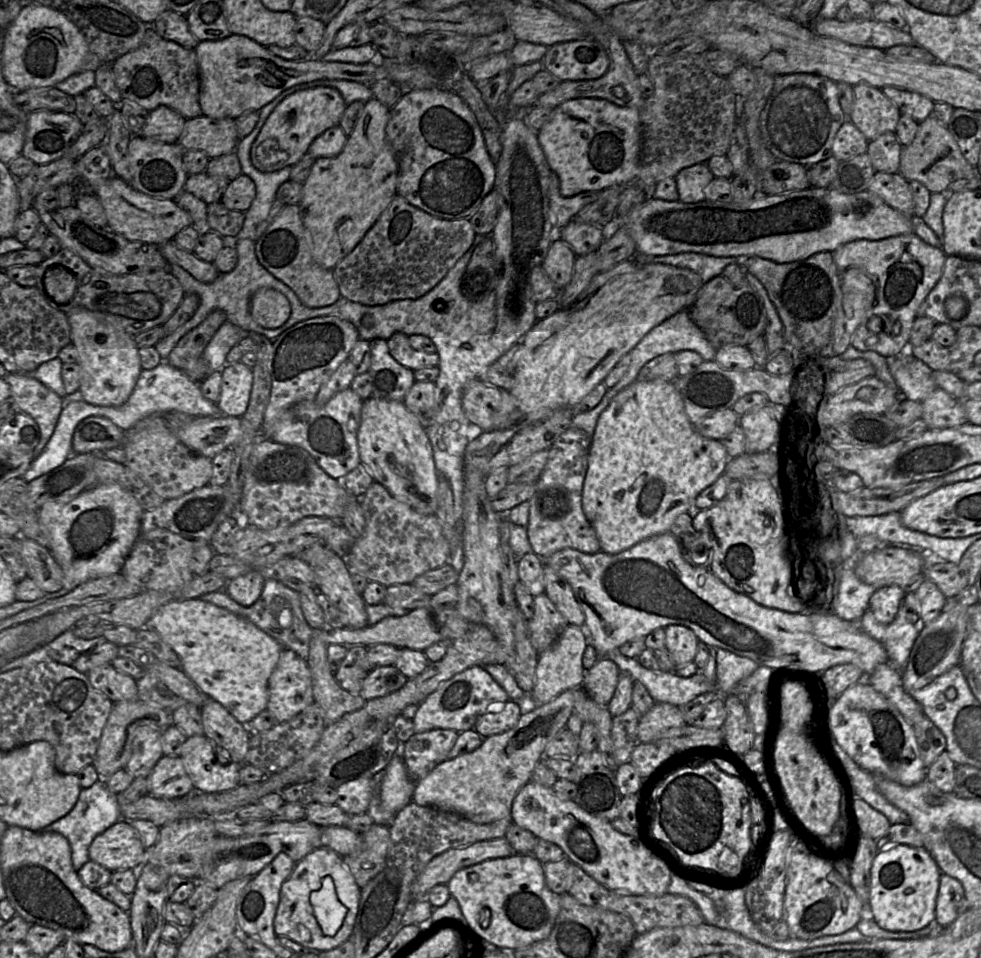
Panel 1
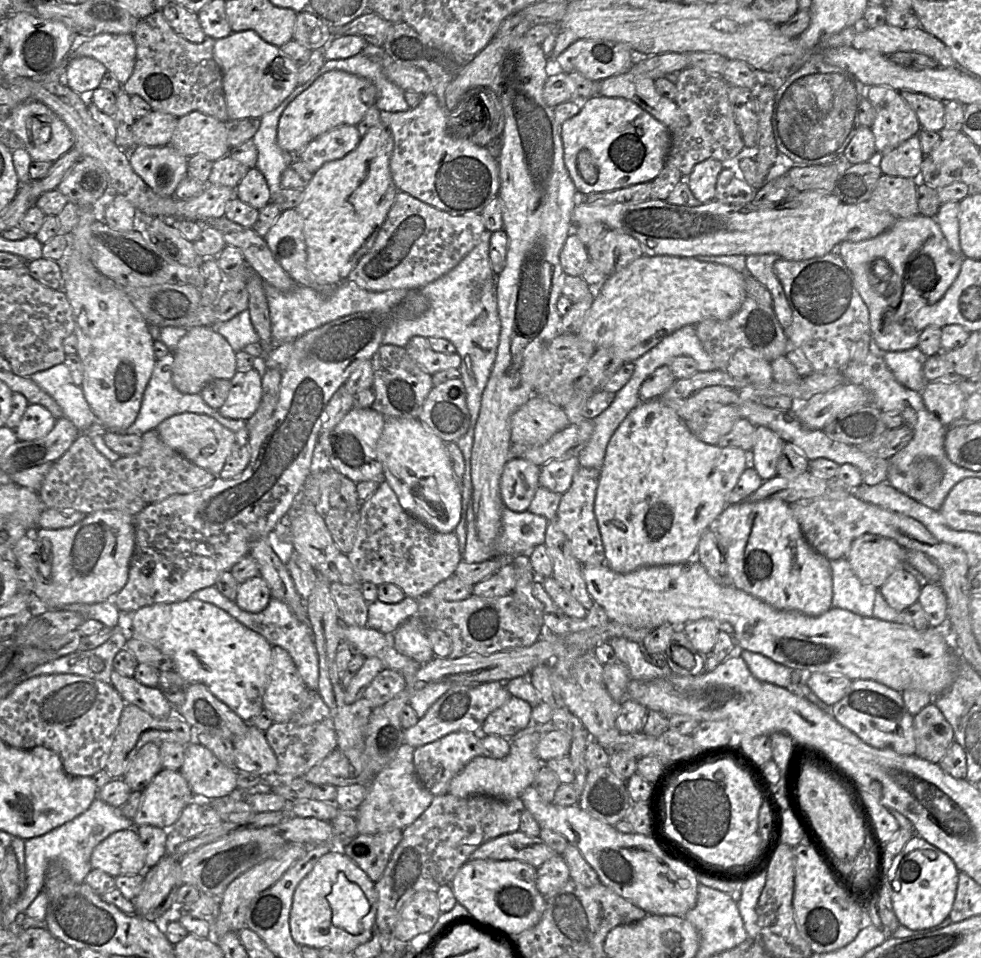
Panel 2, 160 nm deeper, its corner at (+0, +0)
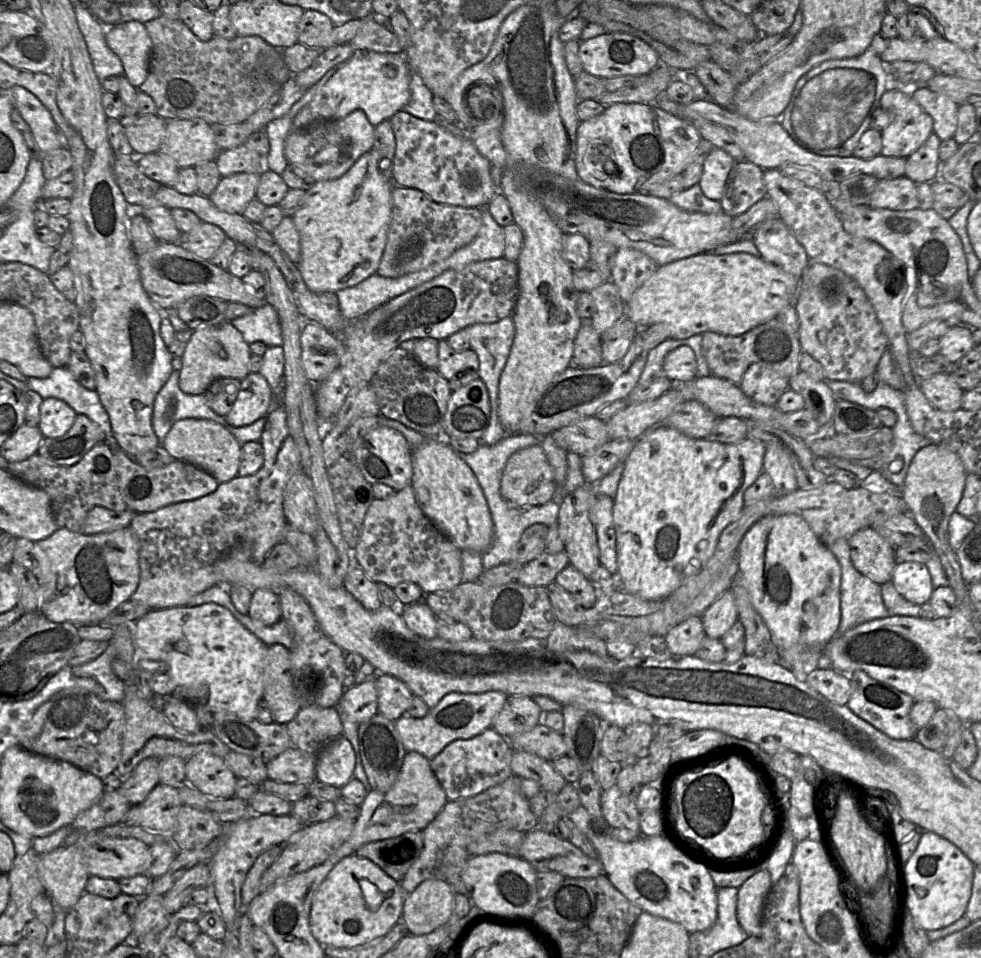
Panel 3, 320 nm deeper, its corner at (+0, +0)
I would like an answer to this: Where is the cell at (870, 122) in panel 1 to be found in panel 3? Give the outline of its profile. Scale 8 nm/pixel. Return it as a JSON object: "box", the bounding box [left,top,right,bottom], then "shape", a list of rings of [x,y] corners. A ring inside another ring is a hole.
{"box":[879,87,933,158],"shape":[[[891,87],[883,93],[879,107],[890,115],[889,124],[880,131],[882,148],[880,155],[894,158],[907,158],[921,147],[933,133],[933,120],[910,96]]]}

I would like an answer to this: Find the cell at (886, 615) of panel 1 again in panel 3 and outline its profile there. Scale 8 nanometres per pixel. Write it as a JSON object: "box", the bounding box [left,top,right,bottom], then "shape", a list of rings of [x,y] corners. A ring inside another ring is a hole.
{"box":[891,562,934,605],"shape":[[[897,562],[891,582],[902,598],[918,605],[928,602],[934,591],[927,565],[918,562]]]}

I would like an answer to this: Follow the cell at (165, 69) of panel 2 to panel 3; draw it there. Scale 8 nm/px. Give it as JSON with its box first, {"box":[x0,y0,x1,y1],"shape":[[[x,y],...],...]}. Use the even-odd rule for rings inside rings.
{"box":[137,14,293,125],"shape":[[[163,14],[143,24],[152,40],[152,53],[150,56],[147,78],[137,89],[138,91],[145,92],[146,94],[152,97],[157,106],[156,113],[167,121],[172,119],[201,118],[211,125],[220,123],[245,122],[252,114],[254,114],[260,107],[262,107],[276,92],[278,92],[281,86],[293,75],[288,69],[283,59],[282,51],[269,45],[259,36],[236,35],[234,38],[231,39],[213,36],[209,41],[201,41],[180,19],[172,19]]]}

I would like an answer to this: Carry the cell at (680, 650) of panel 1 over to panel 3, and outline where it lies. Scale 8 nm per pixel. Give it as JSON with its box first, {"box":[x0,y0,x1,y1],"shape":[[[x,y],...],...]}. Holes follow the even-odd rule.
{"box":[701,590,738,639],"shape":[[[726,590],[701,615],[706,637],[720,639],[738,620],[735,599],[730,590]]]}

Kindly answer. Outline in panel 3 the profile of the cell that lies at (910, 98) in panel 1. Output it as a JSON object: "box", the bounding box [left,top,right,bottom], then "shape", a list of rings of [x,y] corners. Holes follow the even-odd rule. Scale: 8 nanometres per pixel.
{"box":[911,86,958,141],"shape":[[[926,86],[915,87],[911,98],[931,116],[933,133],[941,141],[953,138],[957,128],[958,104],[943,94],[929,90]]]}

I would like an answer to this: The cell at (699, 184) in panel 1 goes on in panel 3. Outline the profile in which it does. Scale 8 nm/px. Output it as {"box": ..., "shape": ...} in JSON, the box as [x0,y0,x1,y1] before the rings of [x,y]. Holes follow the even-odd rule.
{"box":[698,148,734,200],"shape":[[[712,148],[705,156],[698,185],[707,198],[720,200],[727,176],[733,165],[734,159],[719,148]]]}

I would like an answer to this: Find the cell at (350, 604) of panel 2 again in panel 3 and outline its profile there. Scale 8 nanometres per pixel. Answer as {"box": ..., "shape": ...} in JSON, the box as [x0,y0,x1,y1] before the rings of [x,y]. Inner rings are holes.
{"box":[342,563,380,611],"shape":[[[357,563],[349,567],[342,586],[365,609],[373,611],[380,608],[377,584],[367,577]]]}

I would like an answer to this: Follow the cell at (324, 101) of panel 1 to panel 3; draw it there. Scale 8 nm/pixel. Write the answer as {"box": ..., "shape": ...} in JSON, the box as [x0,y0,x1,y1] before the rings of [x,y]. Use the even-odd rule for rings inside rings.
{"box":[293,51,411,128],"shape":[[[356,51],[341,64],[335,74],[318,91],[313,99],[294,116],[293,128],[303,128],[314,122],[344,118],[355,110],[365,113],[375,127],[403,110],[410,100],[411,70],[403,53]]]}

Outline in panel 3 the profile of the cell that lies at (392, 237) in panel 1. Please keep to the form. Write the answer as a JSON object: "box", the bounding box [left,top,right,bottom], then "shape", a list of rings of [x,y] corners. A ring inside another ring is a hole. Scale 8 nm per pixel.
{"box":[376,186,482,278],"shape":[[[394,186],[387,241],[376,274],[397,278],[442,261],[470,243],[481,224],[482,214],[479,208],[440,204],[417,189]]]}

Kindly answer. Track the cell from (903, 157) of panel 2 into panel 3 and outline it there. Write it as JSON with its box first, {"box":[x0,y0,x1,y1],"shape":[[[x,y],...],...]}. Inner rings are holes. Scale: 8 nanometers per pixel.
{"box":[904,133,941,184],"shape":[[[932,133],[921,147],[905,159],[904,176],[916,184],[931,183],[939,179],[941,163],[938,149],[940,143],[940,138]]]}

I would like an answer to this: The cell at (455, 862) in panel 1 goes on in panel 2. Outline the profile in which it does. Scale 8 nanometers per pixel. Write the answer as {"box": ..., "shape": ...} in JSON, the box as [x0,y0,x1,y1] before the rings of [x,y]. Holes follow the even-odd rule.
{"box":[470,831,555,868],"shape":[[[516,831],[483,843],[470,859],[519,860],[538,868],[555,855],[539,836],[531,837]]]}

